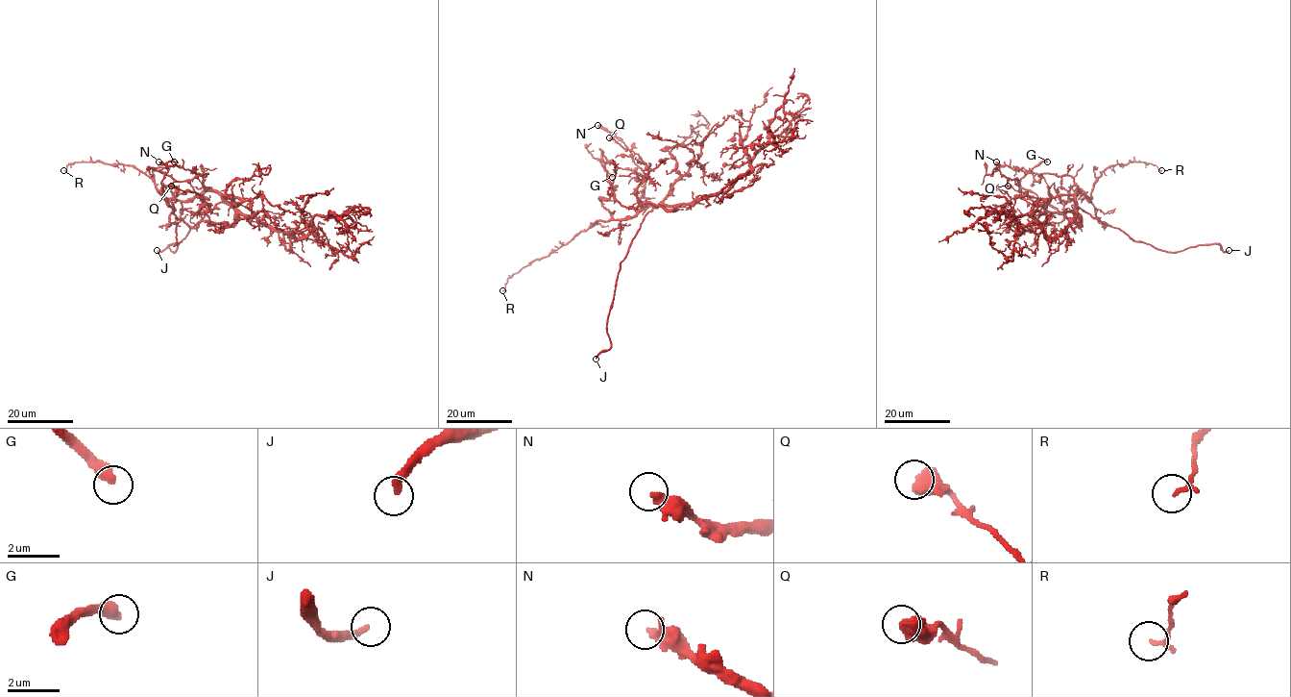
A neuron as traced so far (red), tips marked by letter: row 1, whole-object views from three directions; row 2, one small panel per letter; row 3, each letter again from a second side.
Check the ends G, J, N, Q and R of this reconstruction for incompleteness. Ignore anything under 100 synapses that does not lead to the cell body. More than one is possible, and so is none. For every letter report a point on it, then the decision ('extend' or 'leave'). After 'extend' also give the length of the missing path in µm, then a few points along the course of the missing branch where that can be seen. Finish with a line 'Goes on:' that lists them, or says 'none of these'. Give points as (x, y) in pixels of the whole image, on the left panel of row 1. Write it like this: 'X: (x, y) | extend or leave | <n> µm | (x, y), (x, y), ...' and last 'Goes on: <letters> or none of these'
G: (174, 161) | extend | 80 µm | (174, 161), (192, 175), (185, 198), (201, 186), (234, 192), (256, 189), (274, 168), (284, 167), (298, 174)
J: (157, 250) | extend | 35 µm | (157, 250), (174, 239), (177, 229), (169, 222), (153, 234), (143, 235), (125, 223)
N: (158, 161) | leave
Q: (171, 186) | leave
R: (63, 170) | leave
Goes on: G, J

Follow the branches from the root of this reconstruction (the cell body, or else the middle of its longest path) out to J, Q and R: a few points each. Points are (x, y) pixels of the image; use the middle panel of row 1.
J: (675, 206), (655, 206), (641, 223), (621, 263), (607, 319), (610, 347), (596, 359)
Q: (675, 206), (642, 206), (637, 190), (647, 173), (647, 166), (637, 154), (623, 149), (609, 137)
R: (675, 206), (647, 206), (623, 219), (597, 221), (547, 256), (532, 261), (514, 273), (502, 290)

